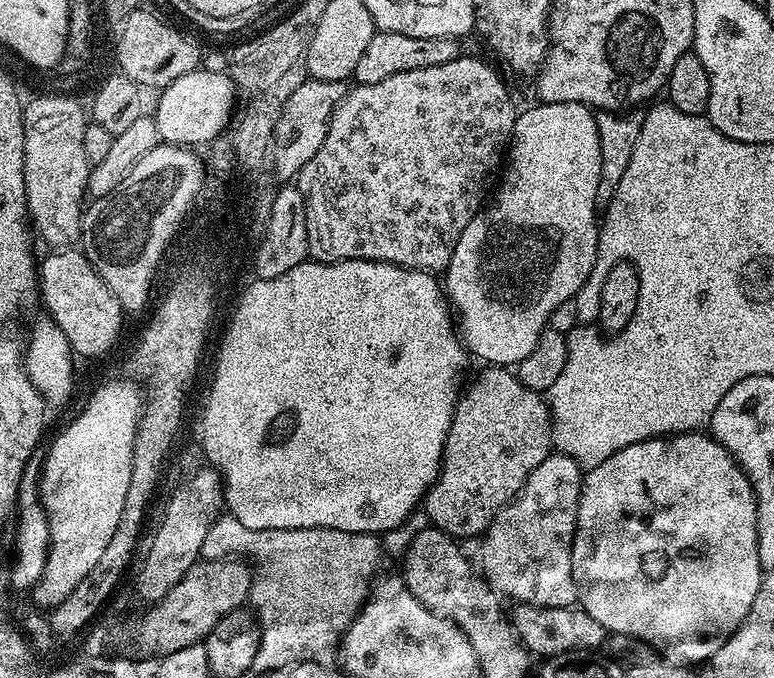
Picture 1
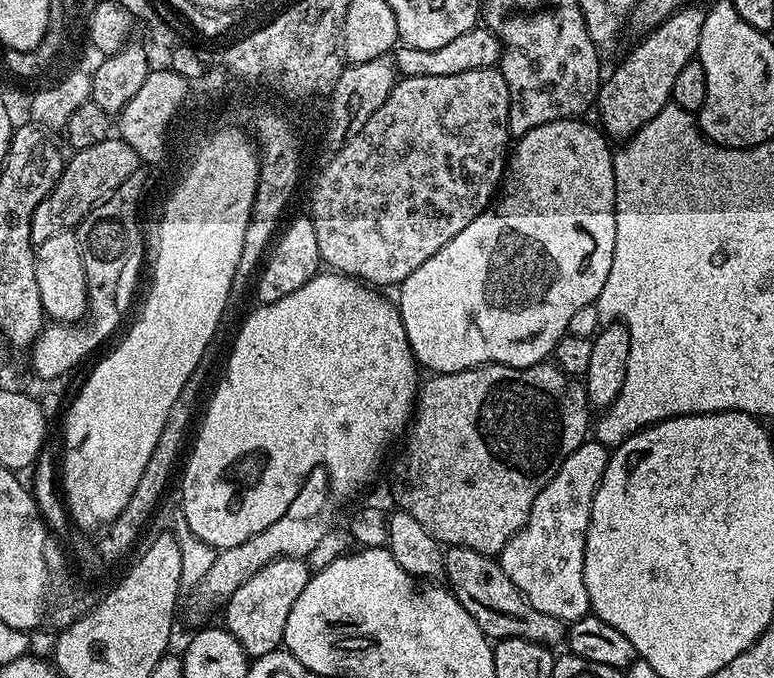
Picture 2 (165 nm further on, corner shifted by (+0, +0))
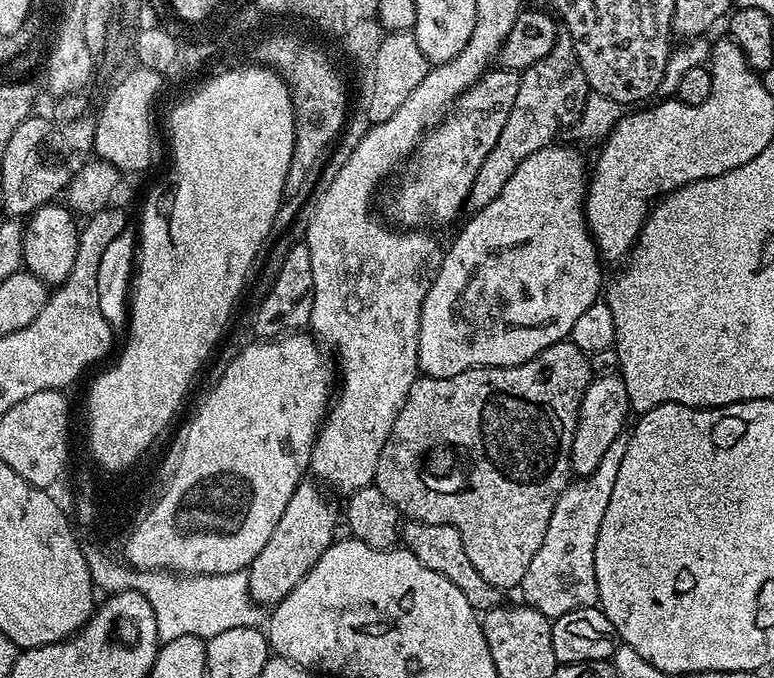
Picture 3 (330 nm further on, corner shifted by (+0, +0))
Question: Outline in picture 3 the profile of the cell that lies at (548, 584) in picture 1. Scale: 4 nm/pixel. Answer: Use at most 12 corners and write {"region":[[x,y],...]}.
{"region":[[626,439],[562,490],[519,586],[546,617],[599,601],[594,546]]}

